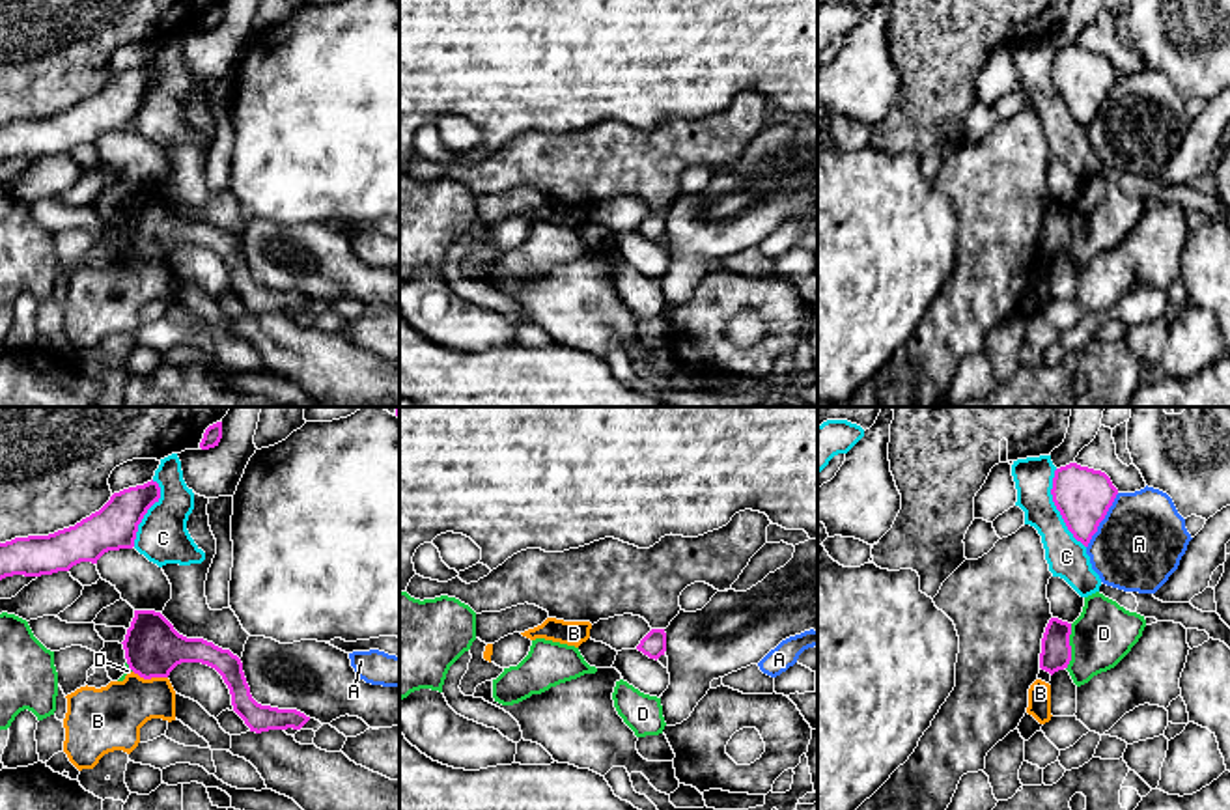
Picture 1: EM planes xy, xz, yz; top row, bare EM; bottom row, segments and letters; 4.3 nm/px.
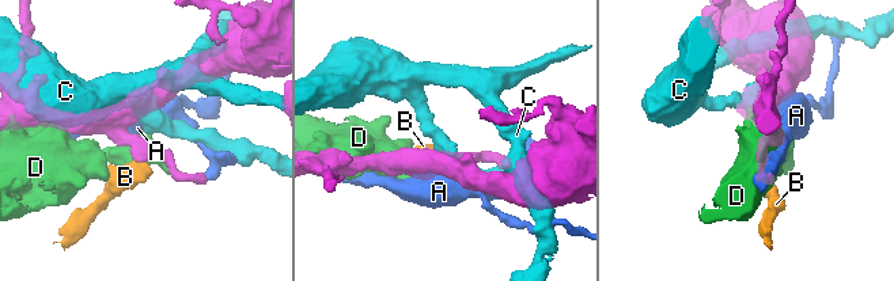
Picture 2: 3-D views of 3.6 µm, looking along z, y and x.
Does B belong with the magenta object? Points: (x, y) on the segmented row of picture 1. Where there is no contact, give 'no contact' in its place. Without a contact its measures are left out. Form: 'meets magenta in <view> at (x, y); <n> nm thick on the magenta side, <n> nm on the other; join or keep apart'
meets magenta in xy at (150, 678); 240 nm thick on the magenta side, 280 nm on the other; keep apart

